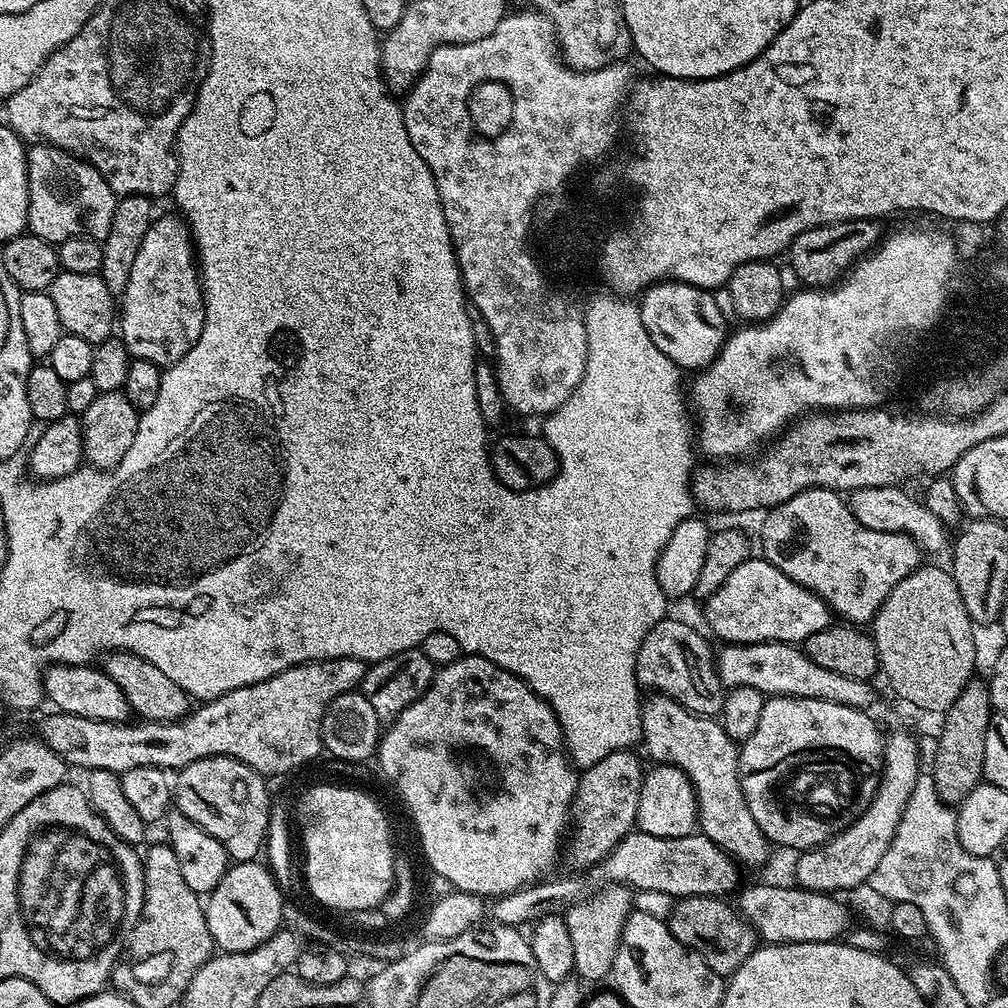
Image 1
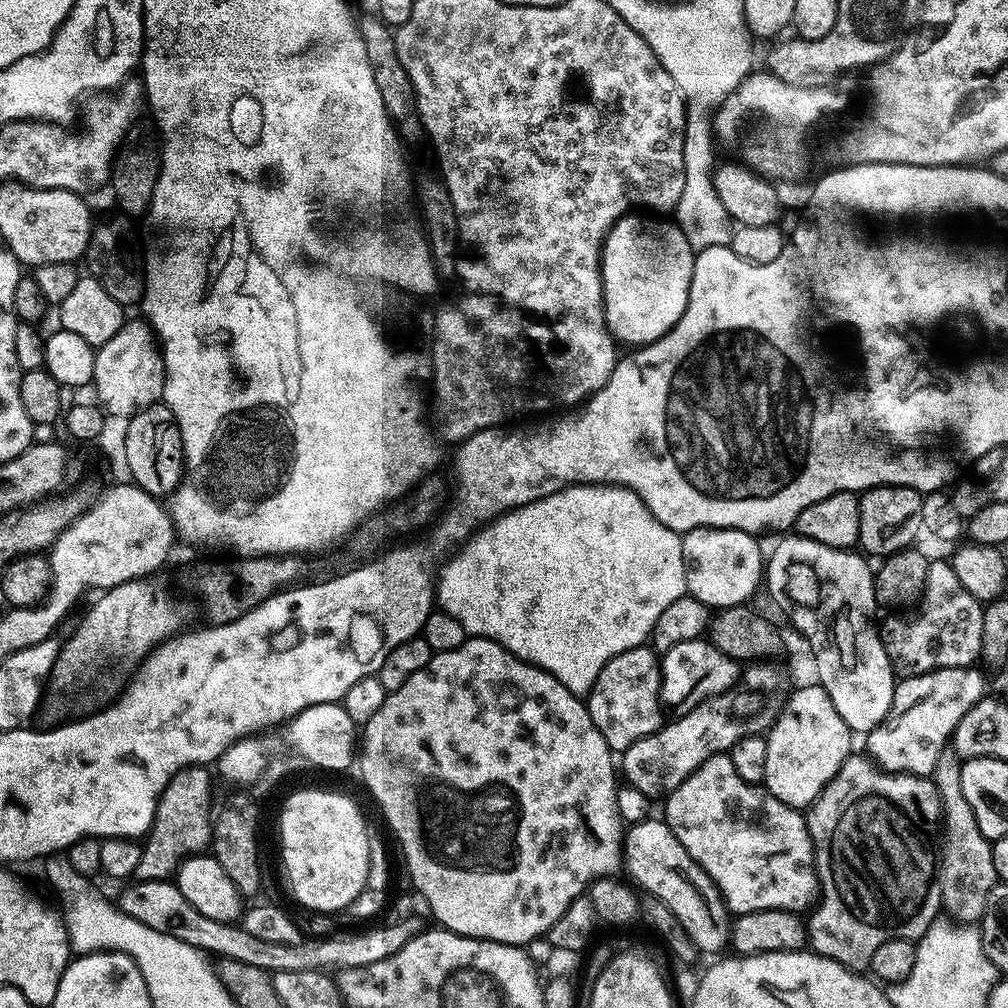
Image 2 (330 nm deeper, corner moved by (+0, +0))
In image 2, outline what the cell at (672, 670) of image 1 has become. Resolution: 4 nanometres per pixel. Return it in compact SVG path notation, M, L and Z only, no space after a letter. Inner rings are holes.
M641 646L610 658L602 666L602 674L598 674L586 703L602 738L606 738L613 753L623 754L634 742L654 734L666 723L666 712L660 703L660 656L651 647Z

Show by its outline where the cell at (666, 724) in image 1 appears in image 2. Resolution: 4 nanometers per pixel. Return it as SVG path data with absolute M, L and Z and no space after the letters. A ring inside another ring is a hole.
M731 755L711 756L702 762L702 766L698 766L682 786L672 791L663 804L664 823L674 838L686 846L686 854L690 854L690 858L710 874L729 913L745 916L758 910L786 910L800 914L803 908L808 910L815 905L820 879L816 877L816 855L805 813L799 808L786 806L786 802L778 802L778 798L760 784L742 779L738 770L734 770Z

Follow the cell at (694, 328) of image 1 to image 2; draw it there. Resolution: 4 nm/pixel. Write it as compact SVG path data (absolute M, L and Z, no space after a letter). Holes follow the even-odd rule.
M629 214L614 222L600 250L600 277L608 330L621 345L652 344L676 325L686 310L695 261L696 252L671 219Z

